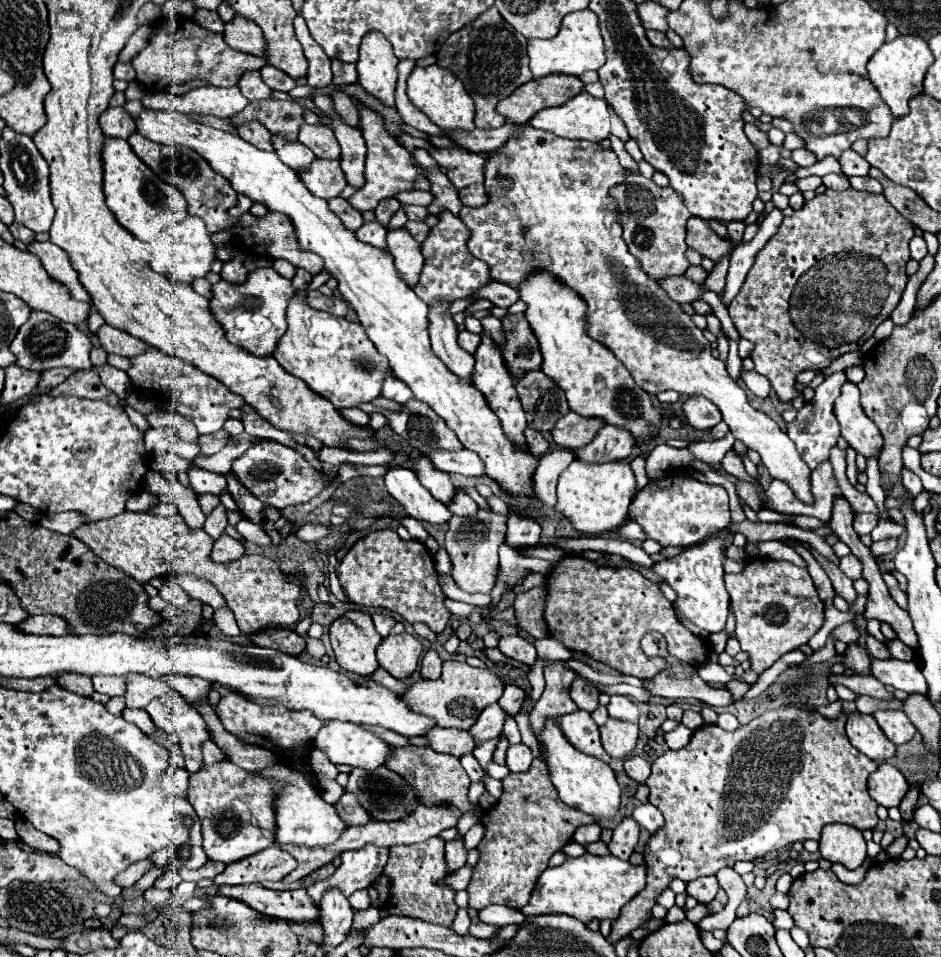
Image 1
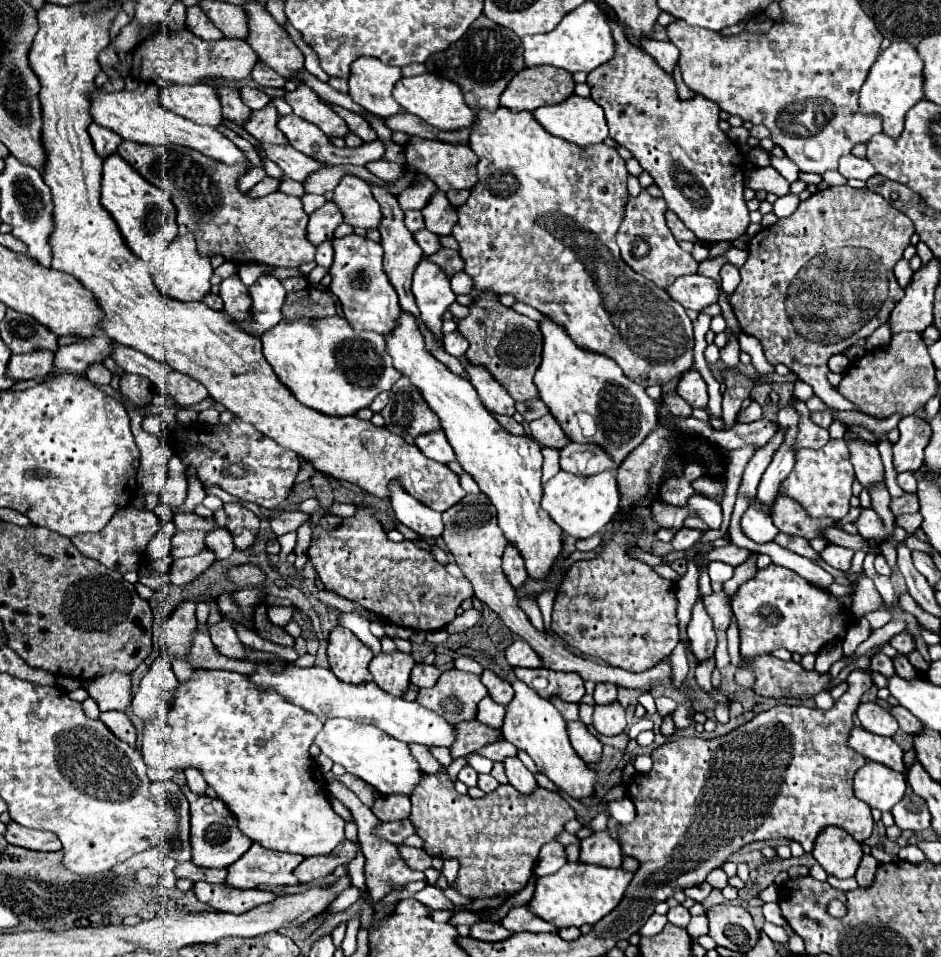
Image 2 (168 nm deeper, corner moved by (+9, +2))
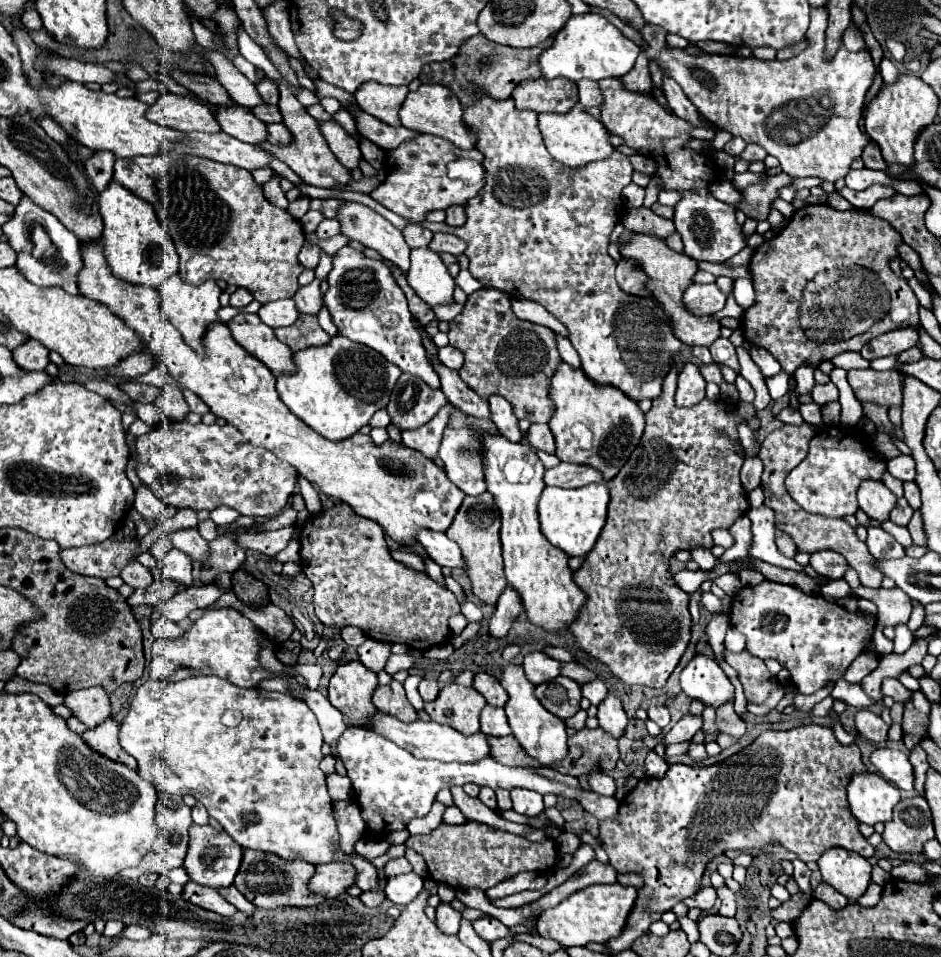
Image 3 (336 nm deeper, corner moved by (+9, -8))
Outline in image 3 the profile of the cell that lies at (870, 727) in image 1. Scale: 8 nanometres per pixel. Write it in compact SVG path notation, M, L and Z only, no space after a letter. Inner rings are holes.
M876 748L870 756L874 768L896 788L900 790L914 790L914 772L908 756L900 750L892 748Z

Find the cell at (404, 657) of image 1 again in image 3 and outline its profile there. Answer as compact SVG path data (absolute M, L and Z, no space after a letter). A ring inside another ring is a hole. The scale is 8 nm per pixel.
M392 680L386 686L378 686L372 694L372 702L378 710L392 714L392 716L398 716L404 722L412 722L418 718L416 710L412 708L412 704L406 698L404 686L398 680Z

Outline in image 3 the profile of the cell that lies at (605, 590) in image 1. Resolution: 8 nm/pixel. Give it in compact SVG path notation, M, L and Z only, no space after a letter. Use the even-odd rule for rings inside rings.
M672 366L664 378L662 394L652 400L652 410L646 414L646 430L640 444L622 470L606 482L610 488L606 526L592 552L586 554L580 570L574 572L576 586L586 592L586 604L570 624L570 632L578 646L594 660L606 664L624 684L652 688L662 688L666 684L690 640L690 596L668 572L668 558L682 548L712 548L710 532L716 528L730 528L748 510L748 494L740 484L744 456L736 444L736 424L740 418L736 416L734 406L728 406L722 400L710 402L704 398L694 408L678 408L674 402L676 378L678 370Z

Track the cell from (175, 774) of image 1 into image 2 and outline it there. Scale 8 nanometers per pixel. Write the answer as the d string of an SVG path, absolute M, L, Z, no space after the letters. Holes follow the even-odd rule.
M194 670L186 682L176 686L172 698L166 700L156 716L144 720L142 758L152 782L172 780L176 772L186 768L202 770L208 786L214 788L216 796L238 820L242 834L268 850L302 854L308 858L330 854L344 842L346 826L332 810L324 776L308 752L320 730L322 722L316 714L288 702L272 688L256 686L248 676L228 670Z

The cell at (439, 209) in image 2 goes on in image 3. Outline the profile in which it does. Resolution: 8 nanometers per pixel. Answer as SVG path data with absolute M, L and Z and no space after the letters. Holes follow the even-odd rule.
M436 232L436 234L434 234L434 238L432 238L432 242L428 244L428 248L430 248L430 250L434 250L434 252L448 252L448 254L460 256L460 254L464 252L466 244L464 244L460 238L456 238L454 234Z

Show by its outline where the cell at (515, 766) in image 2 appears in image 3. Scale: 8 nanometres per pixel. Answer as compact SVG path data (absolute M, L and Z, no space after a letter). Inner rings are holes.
M512 788L512 802L514 802L514 812L518 814L526 814L526 816L538 816L544 810L544 802L542 796L538 792L532 790L524 790L524 788Z

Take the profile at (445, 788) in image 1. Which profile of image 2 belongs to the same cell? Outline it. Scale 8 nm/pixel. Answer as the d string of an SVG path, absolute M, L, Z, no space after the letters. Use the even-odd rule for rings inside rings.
M442 768L438 776L424 774L424 782L420 782L420 786L416 788L416 794L412 794L410 800L412 800L410 822L414 824L416 834L424 840L422 848L432 858L436 856L442 860L456 858L460 864L456 890L462 896L468 896L474 900L490 898L504 892L508 894L520 892L532 876L540 848L552 842L554 836L564 830L564 824L576 816L576 812L568 806L566 800L562 800L560 794L548 792L544 788L538 788L532 794L524 796L516 788L506 784L506 786L498 786L494 792L486 794L480 800L474 800L470 796L460 796L454 790L454 784L450 782L450 778L446 776L446 768Z

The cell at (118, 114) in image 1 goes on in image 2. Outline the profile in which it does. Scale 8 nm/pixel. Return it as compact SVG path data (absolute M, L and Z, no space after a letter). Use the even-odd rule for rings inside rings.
M90 124L88 132L90 132L90 138L92 138L94 150L100 158L106 158L106 156L114 154L118 144L122 142L122 138L118 134L112 134L112 130L104 130L104 128L94 126L94 124Z

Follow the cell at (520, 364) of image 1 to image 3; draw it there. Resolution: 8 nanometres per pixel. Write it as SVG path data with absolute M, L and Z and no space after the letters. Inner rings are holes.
M476 290L468 296L464 310L450 322L450 346L462 350L462 380L482 398L490 394L504 396L518 418L530 422L548 422L554 404L548 398L550 378L560 364L554 332L546 326L524 322L510 310L510 296L498 290Z

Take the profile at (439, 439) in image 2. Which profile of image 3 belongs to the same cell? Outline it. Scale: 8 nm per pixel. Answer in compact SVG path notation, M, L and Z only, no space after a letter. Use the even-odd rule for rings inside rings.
M446 404L446 406L442 406L440 412L438 412L430 422L424 424L422 428L402 432L402 442L404 442L404 446L422 452L422 454L428 456L430 460L436 460L438 450L440 450L440 442L442 442L442 434L444 434L444 428L446 428L446 422L448 422L450 412L452 412L452 404Z

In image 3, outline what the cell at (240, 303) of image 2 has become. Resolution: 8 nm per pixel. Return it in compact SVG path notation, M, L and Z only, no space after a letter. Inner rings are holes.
M236 314L226 326L230 328L232 338L252 356L264 362L274 376L292 372L292 350L276 338L274 330L266 326L258 314Z

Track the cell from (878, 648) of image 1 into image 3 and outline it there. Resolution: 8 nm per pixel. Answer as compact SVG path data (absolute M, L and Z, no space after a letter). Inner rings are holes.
M886 678L886 680L882 682L882 694L884 694L884 696L892 696L896 702L904 702L904 700L910 698L910 690L904 688L904 686L898 682L898 678Z

